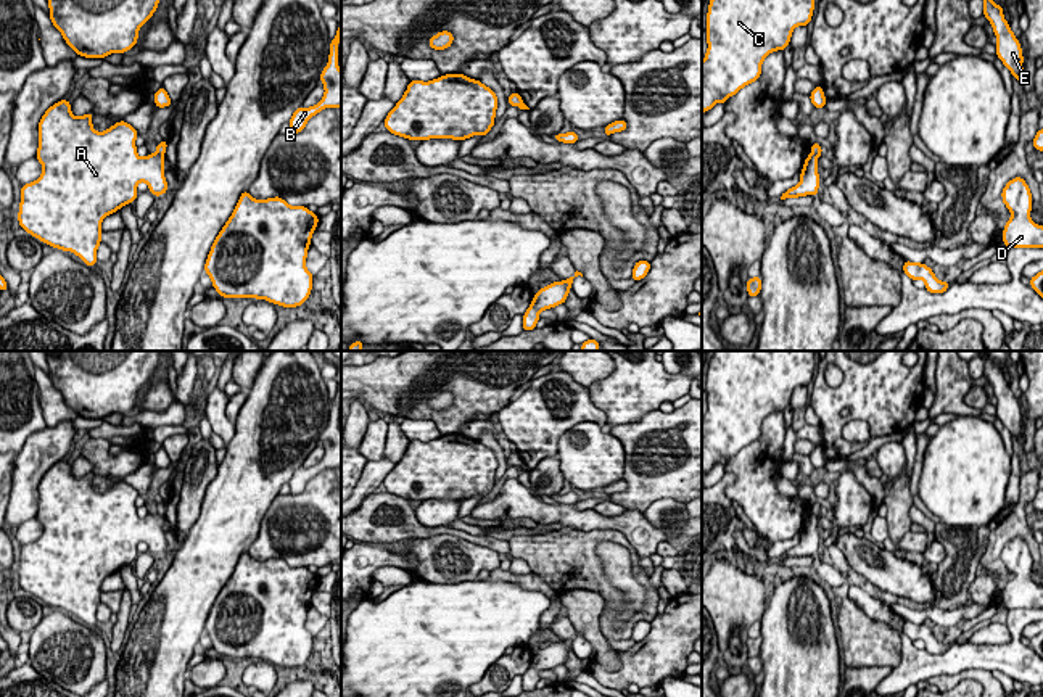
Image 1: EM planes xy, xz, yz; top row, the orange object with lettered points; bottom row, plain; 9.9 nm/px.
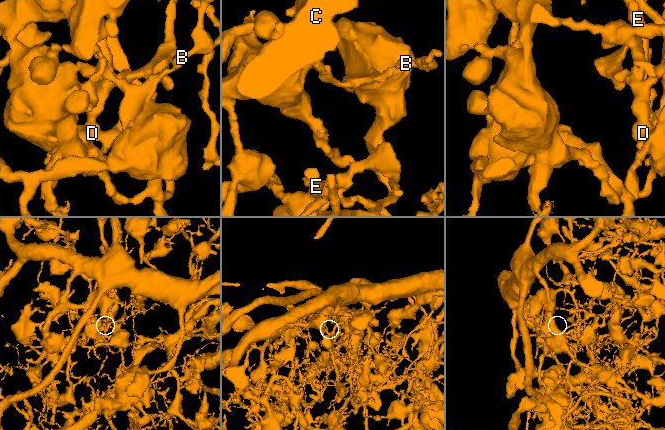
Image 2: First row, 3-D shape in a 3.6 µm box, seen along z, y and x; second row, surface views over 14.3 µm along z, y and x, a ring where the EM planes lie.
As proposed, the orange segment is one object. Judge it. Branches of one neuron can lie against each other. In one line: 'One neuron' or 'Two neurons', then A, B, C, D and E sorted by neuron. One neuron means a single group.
Two neurons. Groups: A C D E / B

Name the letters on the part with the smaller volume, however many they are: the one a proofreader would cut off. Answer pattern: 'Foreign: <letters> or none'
Foreign: B

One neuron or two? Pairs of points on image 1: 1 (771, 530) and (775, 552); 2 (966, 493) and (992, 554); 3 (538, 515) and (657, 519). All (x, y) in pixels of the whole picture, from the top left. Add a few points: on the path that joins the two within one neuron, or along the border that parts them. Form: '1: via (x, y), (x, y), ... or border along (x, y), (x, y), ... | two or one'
1: border along (799, 532), (791, 538), (775, 543) | two
2: border along (1005, 506), (987, 523) | two
3: border along (643, 515), (668, 535), (676, 535), (683, 528) | two

